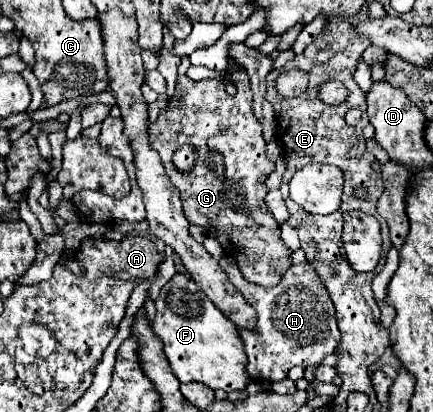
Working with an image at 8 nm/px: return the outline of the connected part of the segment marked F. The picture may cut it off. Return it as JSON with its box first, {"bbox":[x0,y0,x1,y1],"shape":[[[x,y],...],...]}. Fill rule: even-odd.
{"bbox":[152,273,252,393],"shape":[[[176,273],[160,291],[156,299],[156,319],[152,323],[152,331],[162,341],[162,351],[172,367],[172,373],[182,383],[204,383],[210,389],[222,389],[226,393],[244,391],[252,381],[248,373],[244,373],[246,357],[244,343],[240,341],[240,333],[230,319],[198,289],[192,277]]]}

